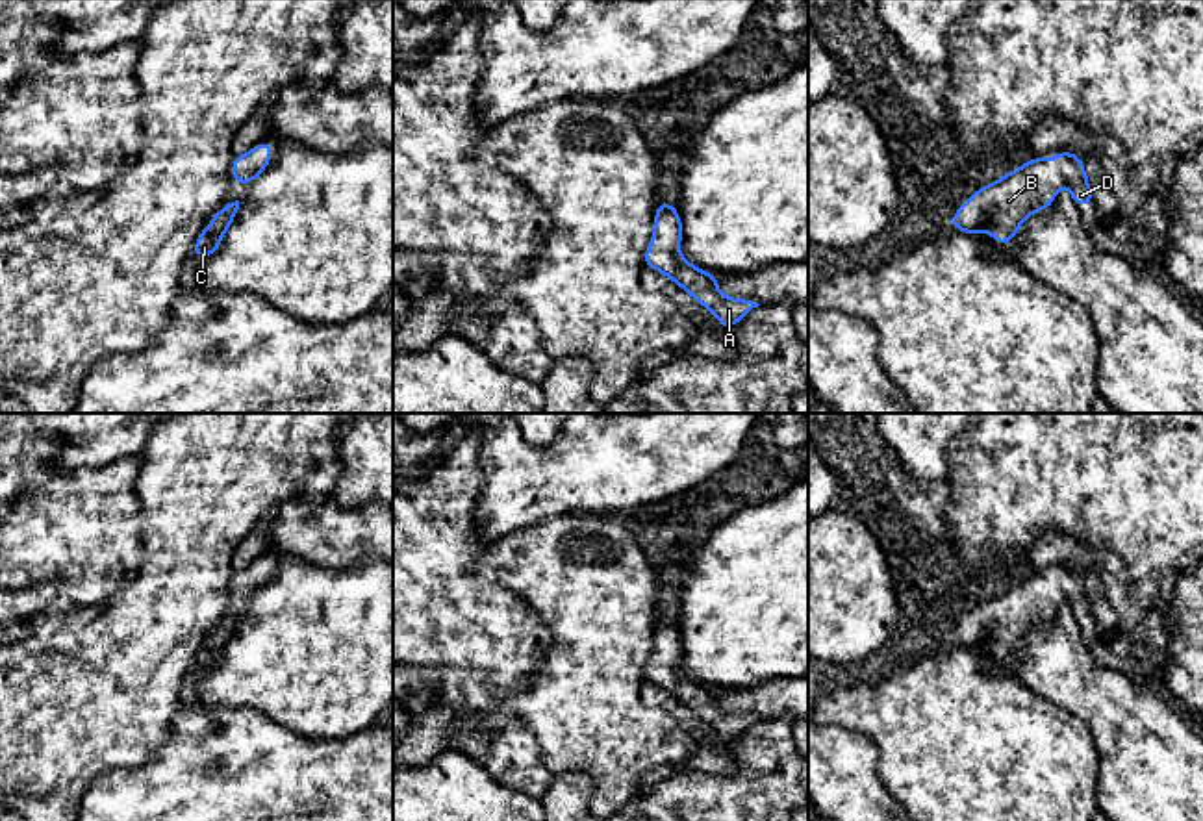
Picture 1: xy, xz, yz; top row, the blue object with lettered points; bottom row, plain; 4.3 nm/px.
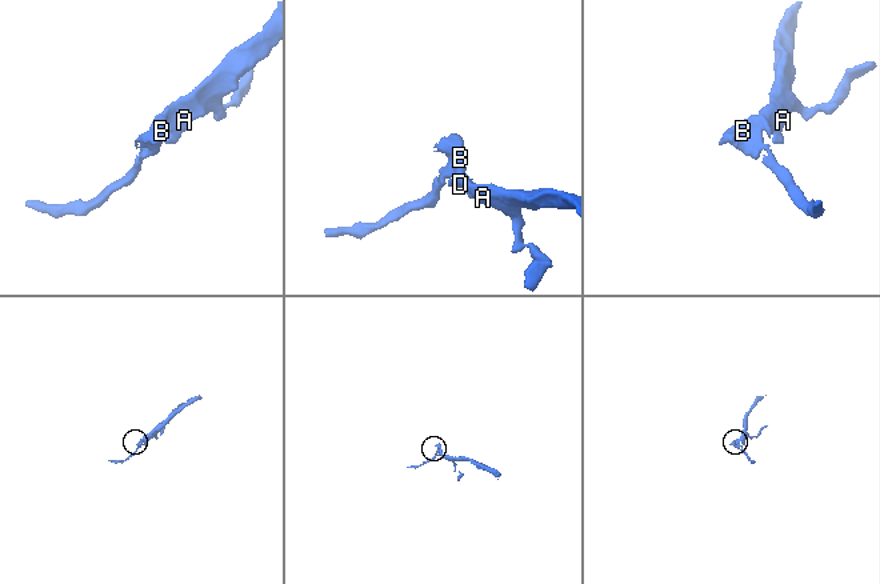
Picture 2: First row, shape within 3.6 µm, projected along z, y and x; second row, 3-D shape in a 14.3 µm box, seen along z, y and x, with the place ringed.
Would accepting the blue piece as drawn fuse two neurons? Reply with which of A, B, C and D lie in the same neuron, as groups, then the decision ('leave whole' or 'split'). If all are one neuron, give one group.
groups A B C D; leave whole

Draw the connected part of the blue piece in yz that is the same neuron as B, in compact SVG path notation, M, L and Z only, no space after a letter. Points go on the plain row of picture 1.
M1060 565L1053 578L1034 571L999 597L981 602L958 623L949 641L977 652L988 639L992 654L1005 660L1031 628L1051 623L1062 597L1077 623L1094 621L1083 575Z

